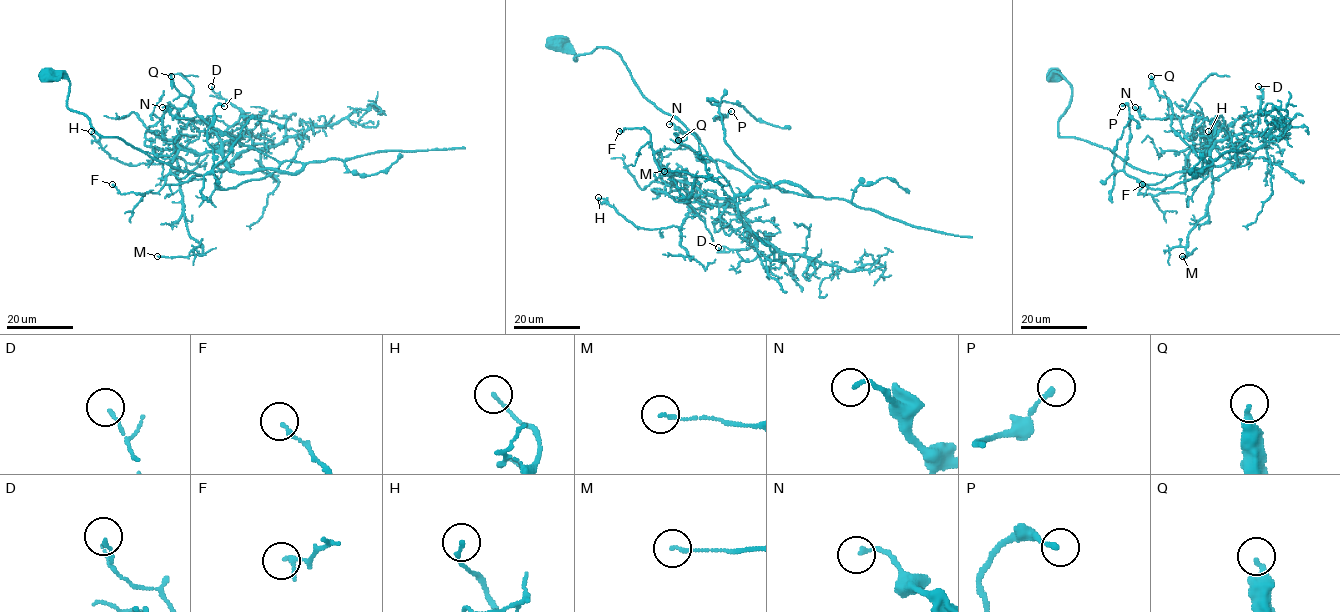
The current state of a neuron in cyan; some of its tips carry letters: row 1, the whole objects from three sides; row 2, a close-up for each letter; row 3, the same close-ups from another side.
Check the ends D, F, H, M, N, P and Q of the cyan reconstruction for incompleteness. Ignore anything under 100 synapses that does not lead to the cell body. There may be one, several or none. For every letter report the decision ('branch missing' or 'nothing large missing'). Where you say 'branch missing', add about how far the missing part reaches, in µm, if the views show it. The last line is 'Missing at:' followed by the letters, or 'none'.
D: nothing large missing
F: nothing large missing
H: nothing large missing
M: nothing large missing
N: nothing large missing
P: nothing large missing
Q: nothing large missing
Missing at: none

